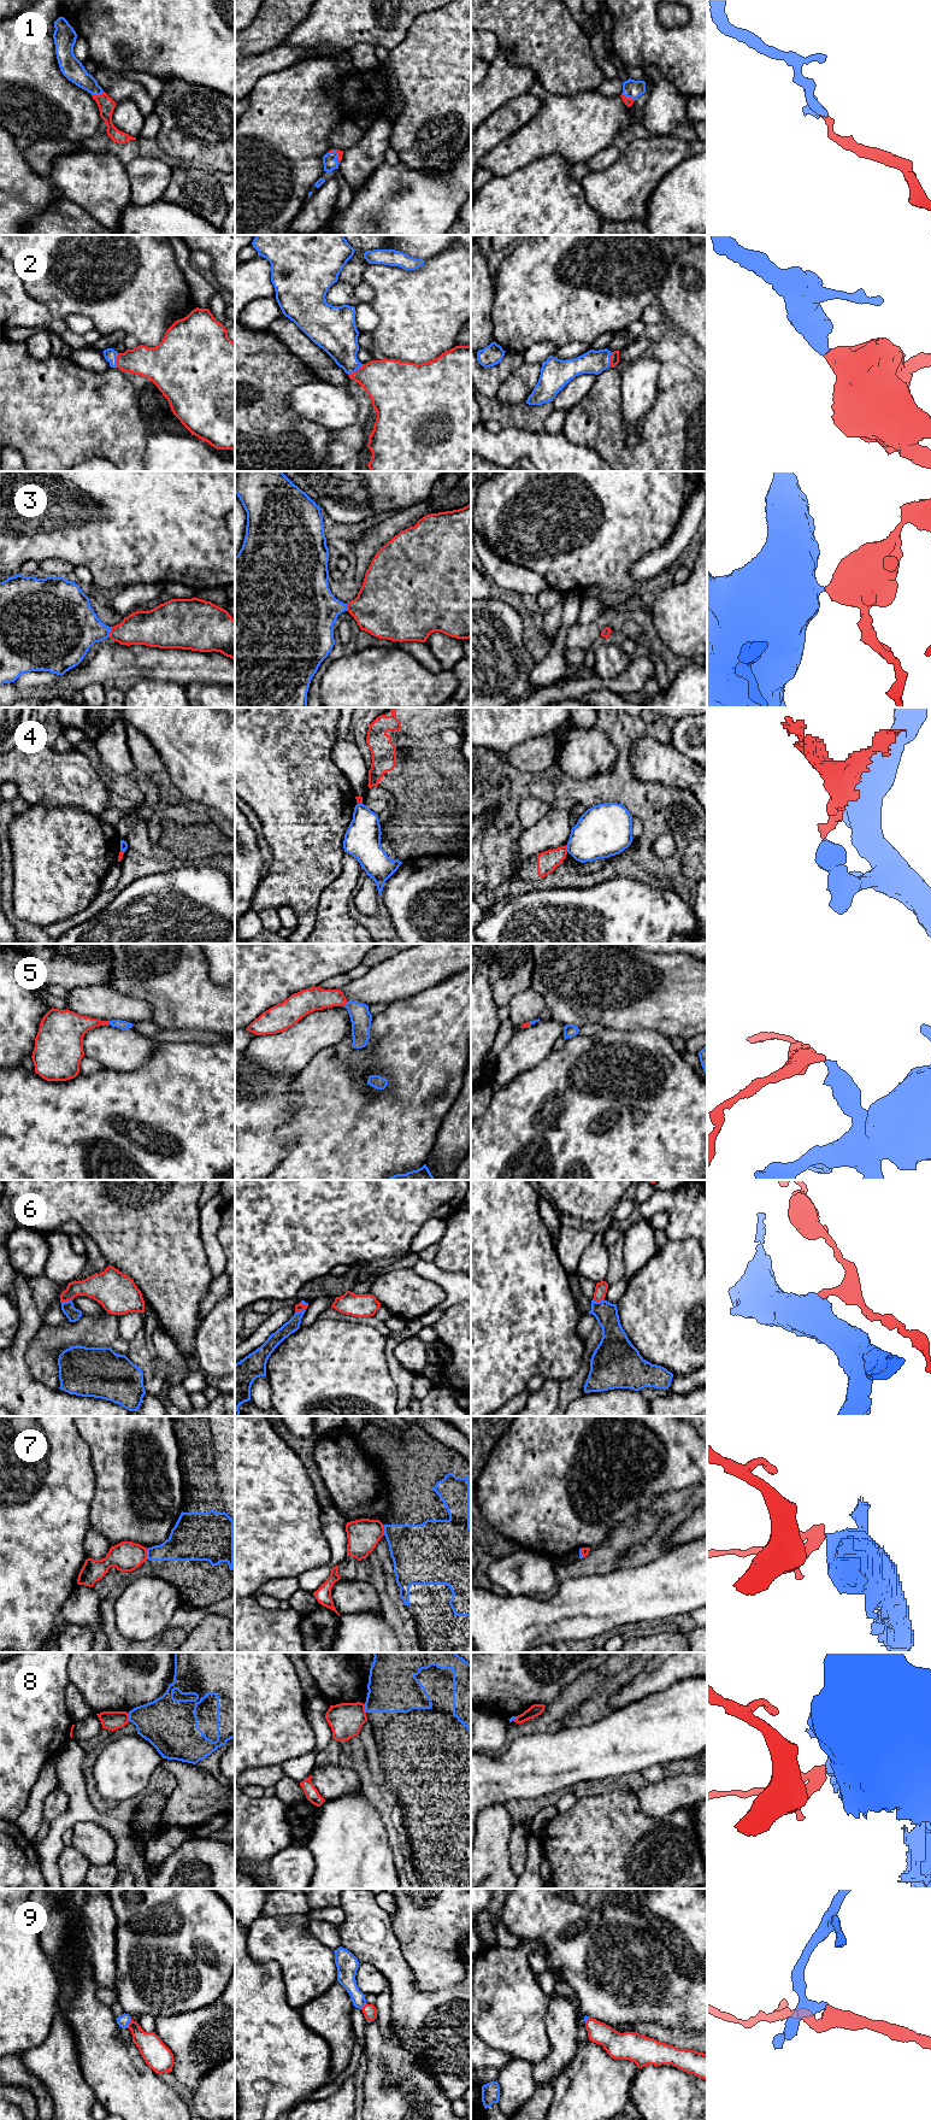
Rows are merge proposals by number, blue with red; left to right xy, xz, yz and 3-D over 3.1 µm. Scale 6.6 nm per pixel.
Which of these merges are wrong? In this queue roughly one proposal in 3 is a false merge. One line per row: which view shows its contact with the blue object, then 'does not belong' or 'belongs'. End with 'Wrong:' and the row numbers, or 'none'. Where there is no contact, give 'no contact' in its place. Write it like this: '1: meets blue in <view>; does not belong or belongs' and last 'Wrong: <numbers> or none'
1: meets blue in yz; belongs
2: meets blue in xz; belongs
3: meets blue in xy; belongs
4: meets blue in yz; does not belong
5: meets blue in xz; belongs
6: meets blue in yz; does not belong
7: meets blue in xy; does not belong
8: meets blue in xy; does not belong
9: meets blue in xy; belongs
Wrong: 4, 6, 7, 8

